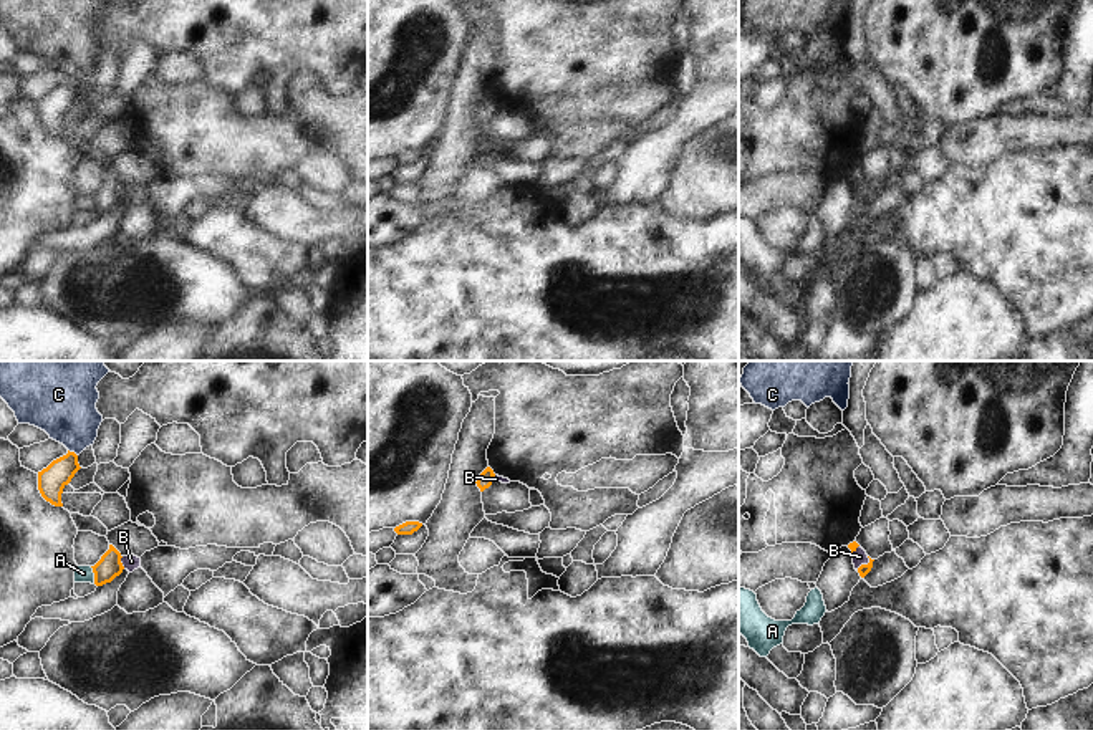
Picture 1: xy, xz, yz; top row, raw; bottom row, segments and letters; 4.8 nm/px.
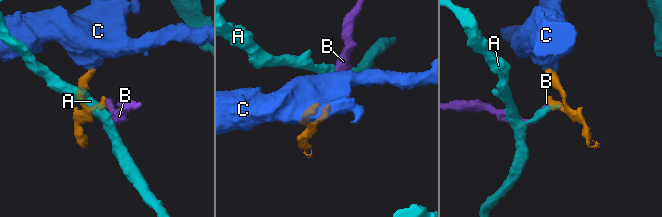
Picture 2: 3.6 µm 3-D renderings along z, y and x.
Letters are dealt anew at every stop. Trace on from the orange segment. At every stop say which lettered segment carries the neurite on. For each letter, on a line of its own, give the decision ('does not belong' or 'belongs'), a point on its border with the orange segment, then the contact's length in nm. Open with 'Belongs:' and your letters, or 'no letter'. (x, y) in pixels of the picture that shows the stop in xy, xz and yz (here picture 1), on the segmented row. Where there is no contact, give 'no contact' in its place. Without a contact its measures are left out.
Belongs: no letter
A: does not belong; meets orange in xy at (95, 575); contact 90 nm long
B: does not belong; meets orange in xy at (121, 563); contact 70 nm long
C: does not belong; meets orange in xy at (73, 452); contact 60 nm long

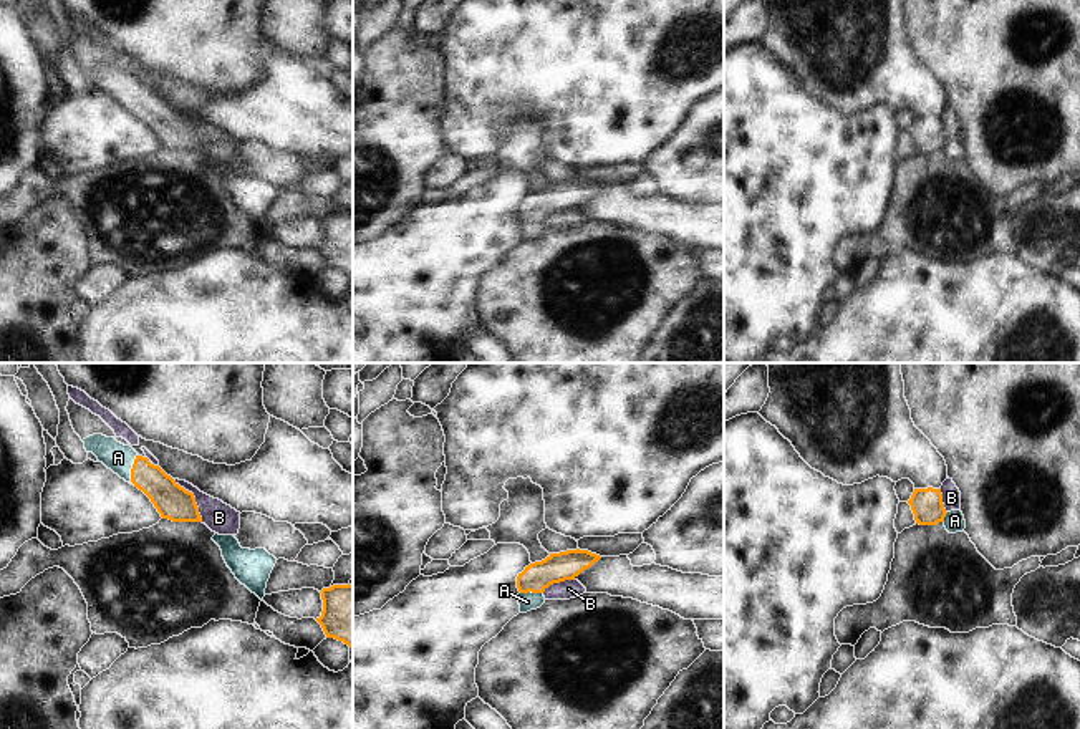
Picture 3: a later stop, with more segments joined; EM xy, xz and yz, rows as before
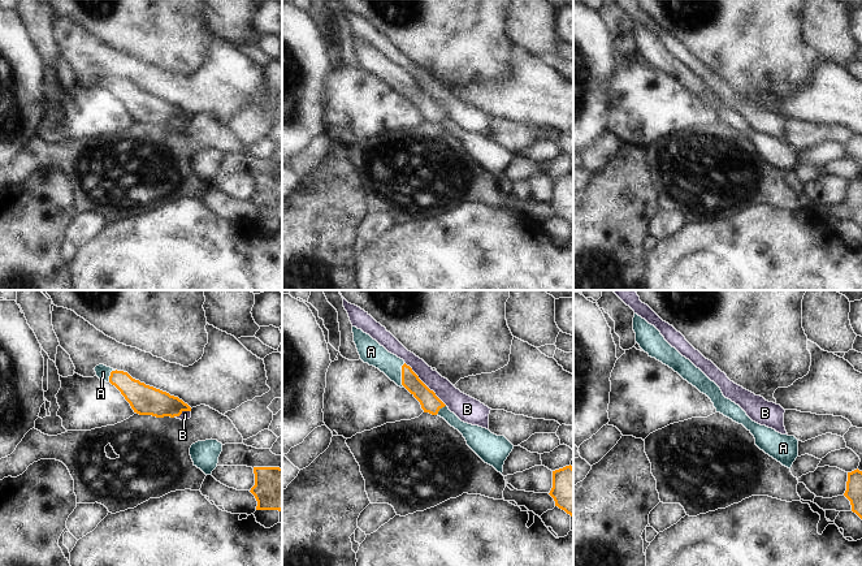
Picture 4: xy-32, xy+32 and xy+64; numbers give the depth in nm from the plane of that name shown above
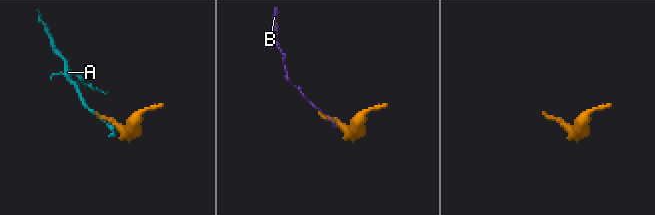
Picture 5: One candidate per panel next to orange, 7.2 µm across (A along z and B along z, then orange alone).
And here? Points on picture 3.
Belongs: A
A: belongs; meets orange in xy at (131, 469); contact 150 nm long
B: does not belong; meets orange in xy at (194, 497); contact 260 nm long

